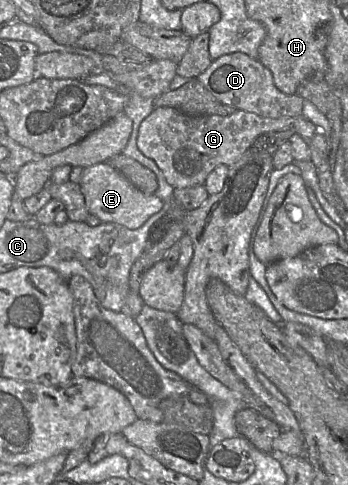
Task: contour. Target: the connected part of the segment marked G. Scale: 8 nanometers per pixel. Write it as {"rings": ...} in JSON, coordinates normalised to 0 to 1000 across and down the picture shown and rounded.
{"rings":[[[445,221],[399,260],[394,301],[411,320],[443,330],[486,381],[537,388],[586,381],[624,342],[675,338],[741,280],[810,266],[839,266],[876,289],[894,289],[914,272],[871,239],[779,245],[695,227],[658,239],[552,239],[497,221]]]}

